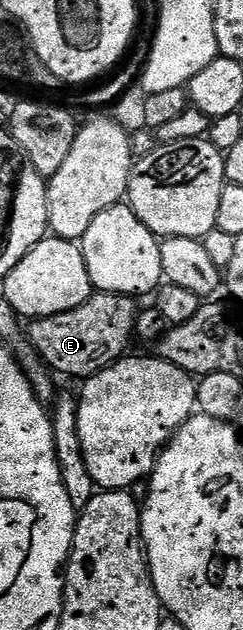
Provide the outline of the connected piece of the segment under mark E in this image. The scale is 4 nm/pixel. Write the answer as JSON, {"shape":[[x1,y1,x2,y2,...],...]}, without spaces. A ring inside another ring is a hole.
{"shape":[[91,293,80,308,33,319,28,326,30,347,55,375,67,374,77,380,90,378,129,351,126,349,130,346,130,338,135,337,134,322,140,309,139,303,134,302,137,301,129,294]]}

